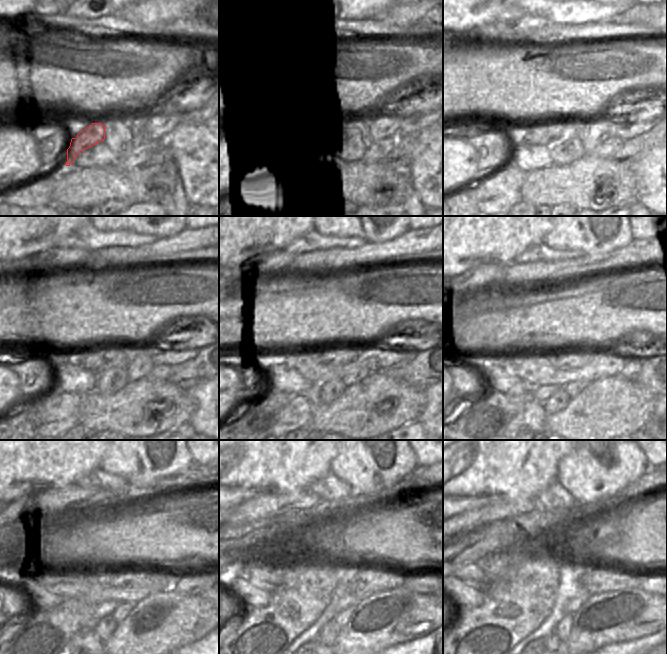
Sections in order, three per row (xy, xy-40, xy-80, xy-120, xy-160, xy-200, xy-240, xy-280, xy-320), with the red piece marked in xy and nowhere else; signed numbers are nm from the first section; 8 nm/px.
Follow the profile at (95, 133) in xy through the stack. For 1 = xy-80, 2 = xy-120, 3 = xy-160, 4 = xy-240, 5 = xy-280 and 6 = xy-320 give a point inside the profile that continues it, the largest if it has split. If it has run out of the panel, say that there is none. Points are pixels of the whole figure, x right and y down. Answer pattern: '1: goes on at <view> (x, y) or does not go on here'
1: goes on at xy-80 (548, 133)
2: goes on at xy-120 (97, 359)
3: goes on at xy-160 (330, 355)
4: goes on at xy-240 (154, 581)
5: goes on at xy-280 (358, 580)
6: goes on at xy-320 (595, 580)

